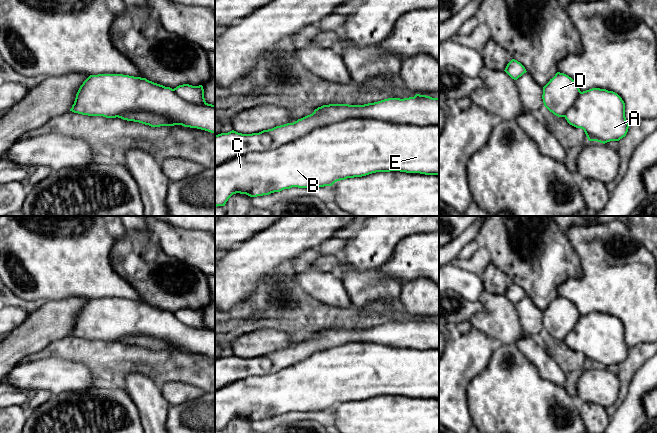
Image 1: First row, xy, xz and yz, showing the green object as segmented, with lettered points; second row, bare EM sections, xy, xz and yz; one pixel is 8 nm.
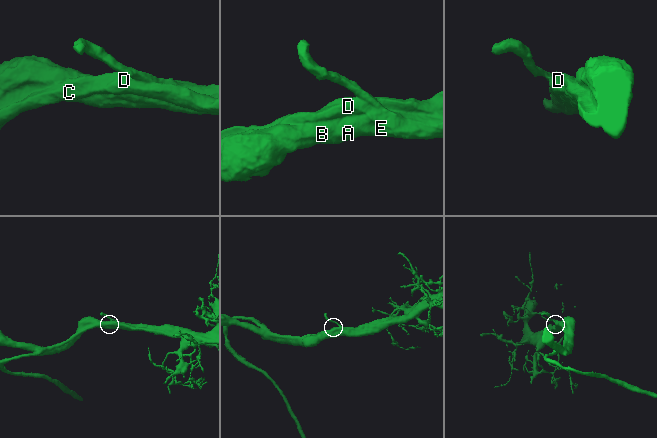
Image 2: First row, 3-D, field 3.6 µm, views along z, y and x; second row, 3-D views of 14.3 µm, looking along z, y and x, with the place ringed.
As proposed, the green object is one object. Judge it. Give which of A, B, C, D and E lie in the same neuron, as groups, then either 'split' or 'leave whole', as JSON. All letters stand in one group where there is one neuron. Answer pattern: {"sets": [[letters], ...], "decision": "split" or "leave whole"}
{"sets": [["A", "B", "C", "D", "E"]], "decision": "leave whole"}

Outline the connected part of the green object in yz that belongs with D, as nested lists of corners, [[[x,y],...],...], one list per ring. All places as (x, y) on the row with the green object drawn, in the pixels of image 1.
[[[557,72],[543,87],[544,106],[558,117],[564,117],[567,122],[584,130],[589,141],[607,143],[619,141],[626,136],[629,124],[625,117],[625,103],[613,91],[592,88],[581,92],[576,82],[564,73]]]

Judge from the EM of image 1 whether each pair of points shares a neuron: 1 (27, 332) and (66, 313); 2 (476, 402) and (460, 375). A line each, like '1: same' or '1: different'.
1: same
2: different

